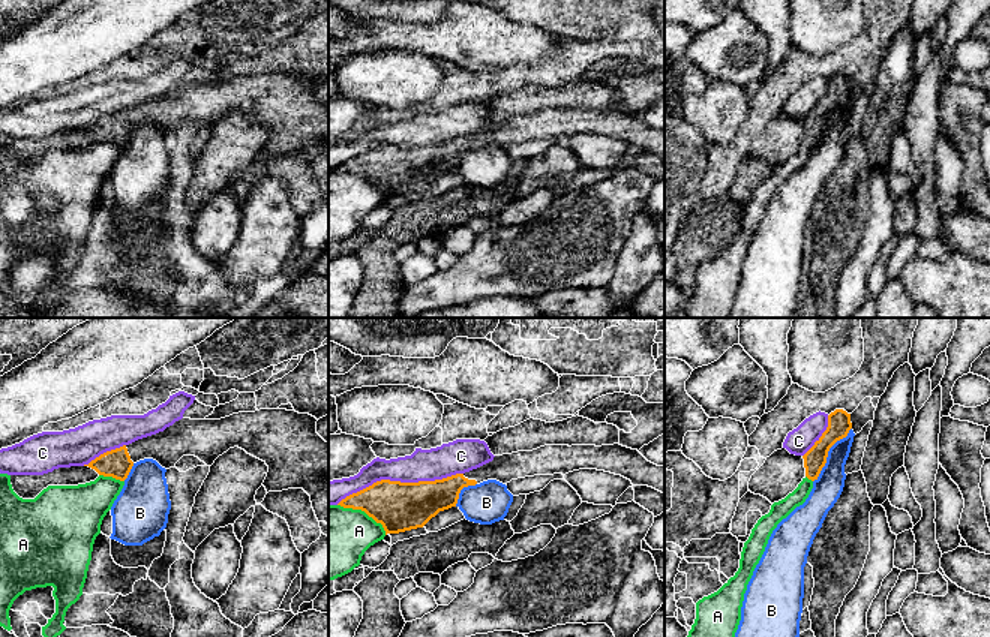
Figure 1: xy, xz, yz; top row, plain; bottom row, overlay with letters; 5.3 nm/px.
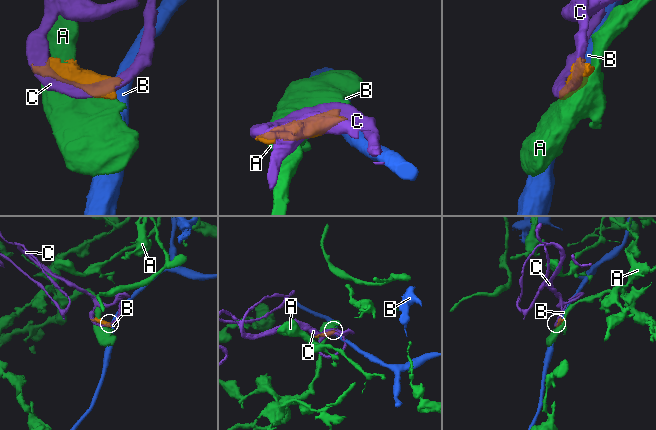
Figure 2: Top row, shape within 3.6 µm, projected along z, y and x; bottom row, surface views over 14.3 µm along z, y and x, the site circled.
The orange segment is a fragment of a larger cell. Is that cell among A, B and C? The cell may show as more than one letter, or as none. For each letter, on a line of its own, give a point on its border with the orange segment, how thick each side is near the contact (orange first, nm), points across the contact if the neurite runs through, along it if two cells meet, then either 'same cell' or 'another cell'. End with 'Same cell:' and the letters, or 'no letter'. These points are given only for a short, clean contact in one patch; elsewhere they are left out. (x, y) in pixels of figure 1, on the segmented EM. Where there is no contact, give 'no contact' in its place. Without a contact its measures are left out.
A: contact xz (365, 511); calibres 260 and 380 nm; another cell
B: contact yz (827, 453); calibres 130 and 160 nm; border yz (851, 427), (830, 448), (827, 462), (813, 481); another cell
C: contact xz (399, 481); calibres 260 and 180 nm; another cell
Same cell: no letter

